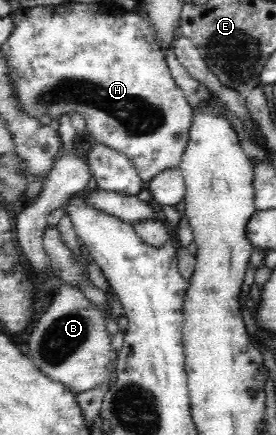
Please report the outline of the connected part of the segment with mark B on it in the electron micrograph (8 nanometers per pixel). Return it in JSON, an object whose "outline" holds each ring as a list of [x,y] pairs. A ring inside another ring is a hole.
{"outline":[[[63,283],[59,295],[53,299],[49,309],[39,317],[37,325],[31,329],[27,339],[27,357],[41,370],[42,374],[67,386],[74,394],[97,388],[108,380],[109,361],[112,359],[111,335],[107,332],[104,311],[89,302],[82,291]]]}

